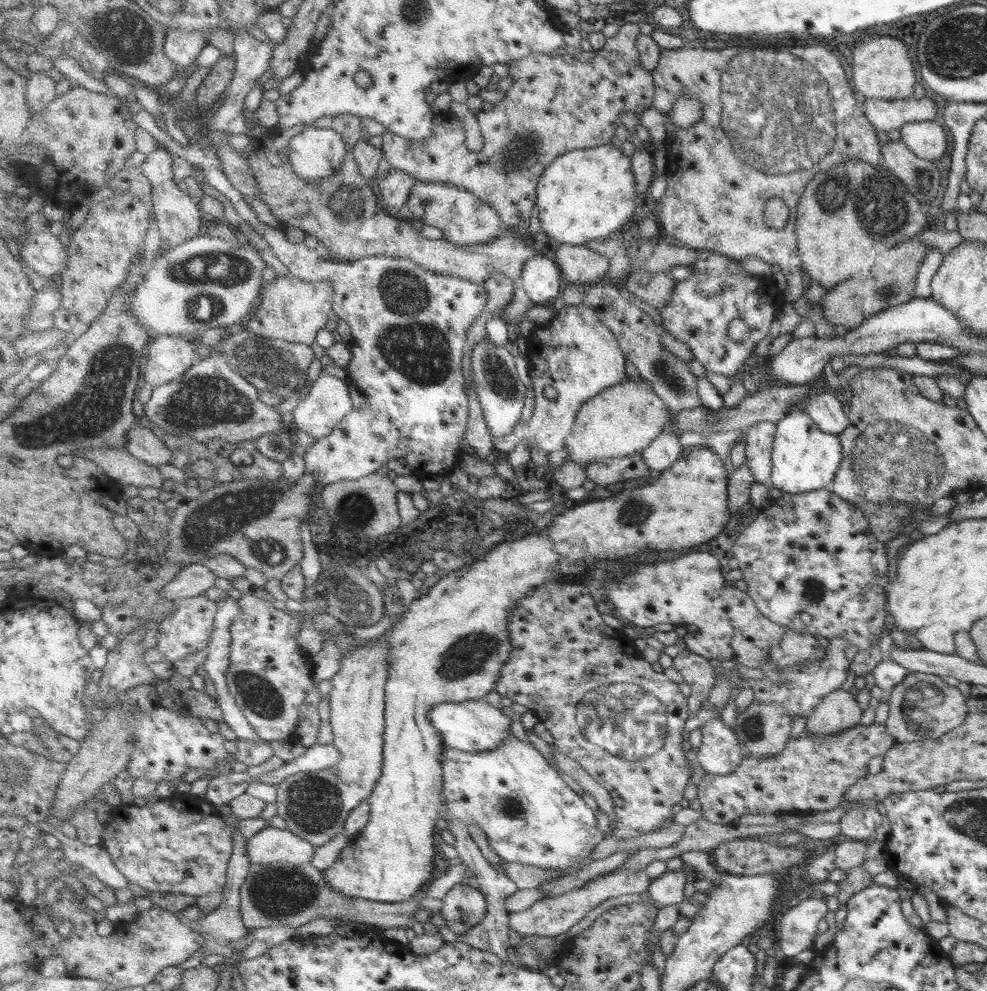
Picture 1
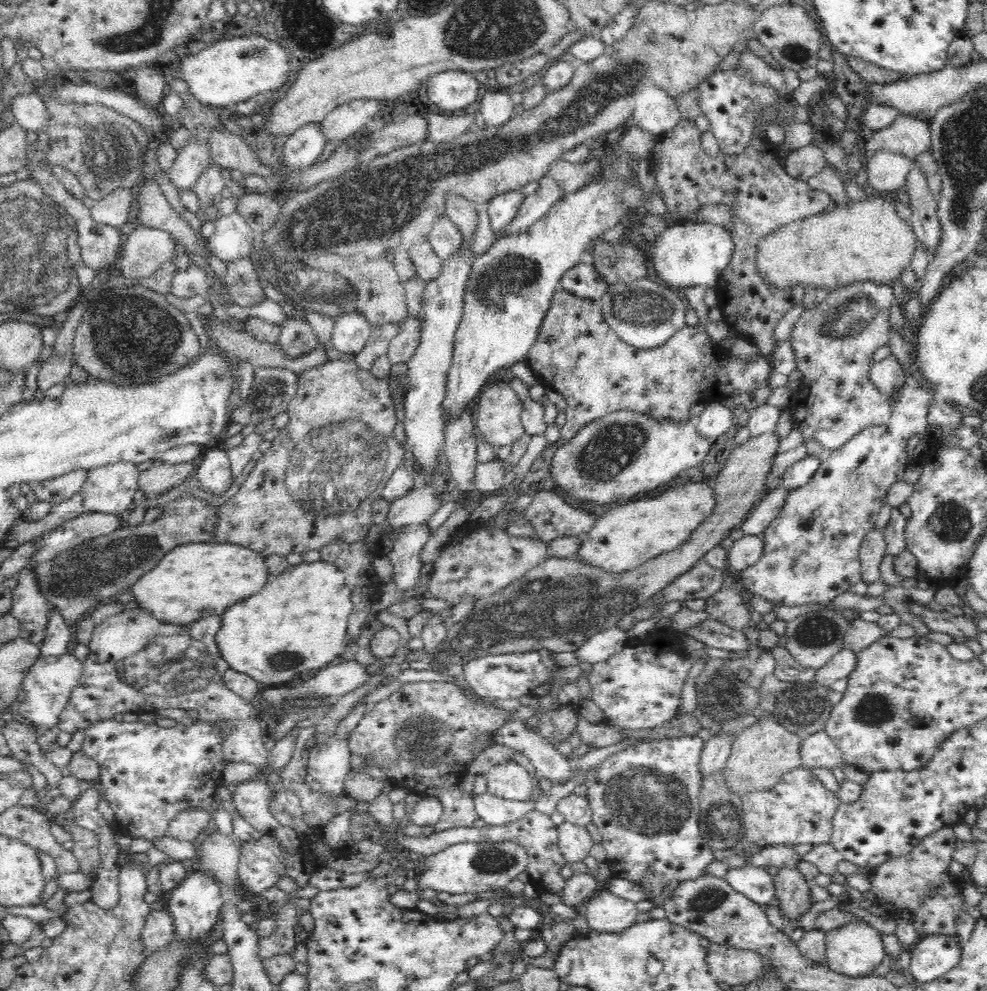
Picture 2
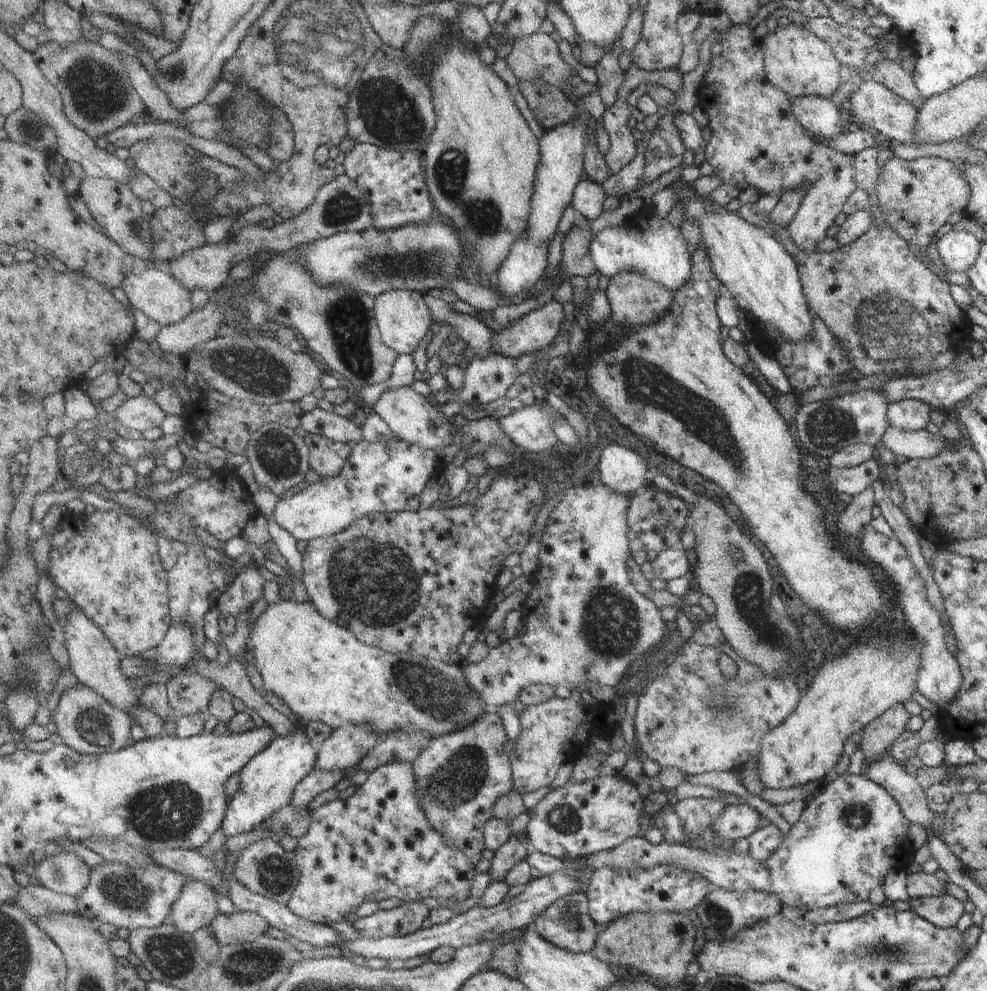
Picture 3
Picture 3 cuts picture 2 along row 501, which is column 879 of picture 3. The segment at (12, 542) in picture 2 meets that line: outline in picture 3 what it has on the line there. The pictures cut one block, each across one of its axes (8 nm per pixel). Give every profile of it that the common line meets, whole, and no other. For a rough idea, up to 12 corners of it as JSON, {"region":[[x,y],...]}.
{"region":[[893,60],[872,70],[872,81],[883,84],[916,110],[925,98],[912,77]]}

